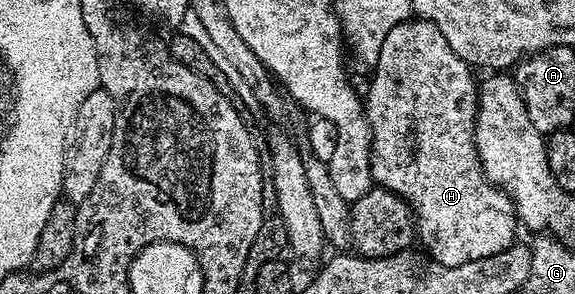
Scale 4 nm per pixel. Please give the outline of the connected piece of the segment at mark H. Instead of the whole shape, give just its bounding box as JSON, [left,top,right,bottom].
[363,20,518,266]

